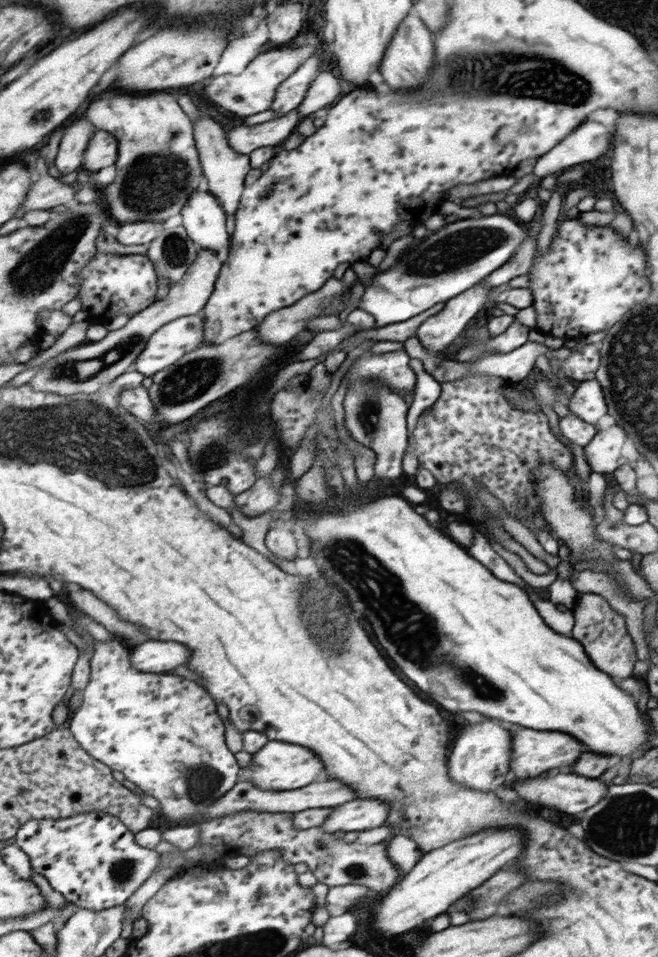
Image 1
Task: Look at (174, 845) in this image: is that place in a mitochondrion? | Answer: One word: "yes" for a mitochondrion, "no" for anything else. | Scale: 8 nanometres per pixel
no

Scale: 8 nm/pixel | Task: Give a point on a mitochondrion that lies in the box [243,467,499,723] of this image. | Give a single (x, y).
(320, 645)

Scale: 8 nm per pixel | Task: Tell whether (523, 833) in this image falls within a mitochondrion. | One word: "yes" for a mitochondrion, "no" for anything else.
no

